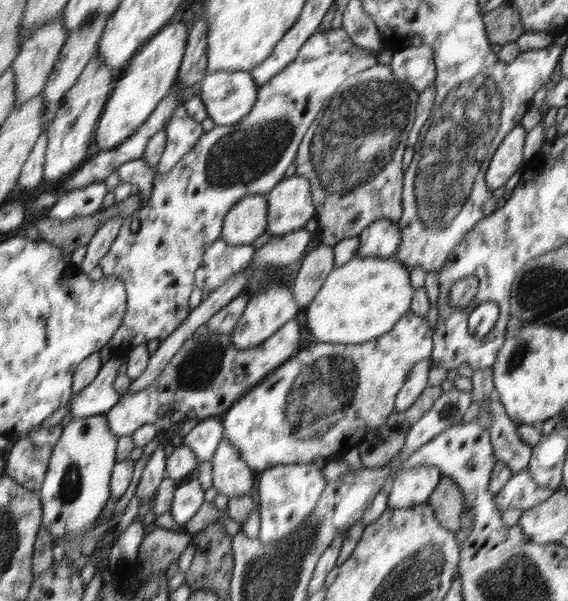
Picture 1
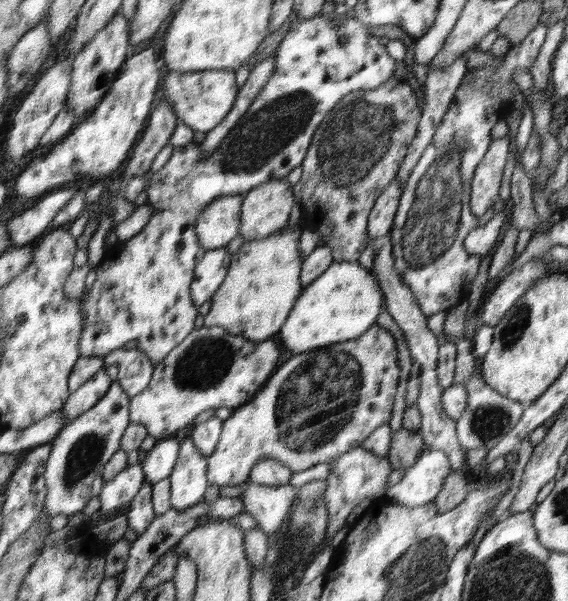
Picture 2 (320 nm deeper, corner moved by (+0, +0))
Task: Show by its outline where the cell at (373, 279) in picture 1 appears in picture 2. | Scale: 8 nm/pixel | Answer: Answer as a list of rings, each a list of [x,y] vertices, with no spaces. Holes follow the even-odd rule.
[[[359,262],[332,263],[316,280],[303,287],[296,302],[296,312],[287,316],[284,332],[279,332],[286,350],[300,354],[310,348],[326,347],[357,339],[378,318],[383,291],[371,270],[360,267]]]

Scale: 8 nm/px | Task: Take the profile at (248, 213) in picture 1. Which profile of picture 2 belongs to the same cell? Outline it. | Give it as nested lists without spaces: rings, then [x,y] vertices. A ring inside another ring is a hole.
[[[226,195],[216,198],[196,217],[194,232],[200,246],[206,251],[226,247],[240,234],[244,195]]]

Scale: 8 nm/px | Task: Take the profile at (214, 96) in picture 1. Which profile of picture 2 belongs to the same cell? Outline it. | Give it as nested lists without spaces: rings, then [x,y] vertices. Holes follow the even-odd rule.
[[[230,69],[216,71],[196,71],[188,73],[172,72],[168,70],[161,88],[161,100],[167,100],[176,118],[196,132],[214,130],[231,112],[237,99],[234,72]]]

